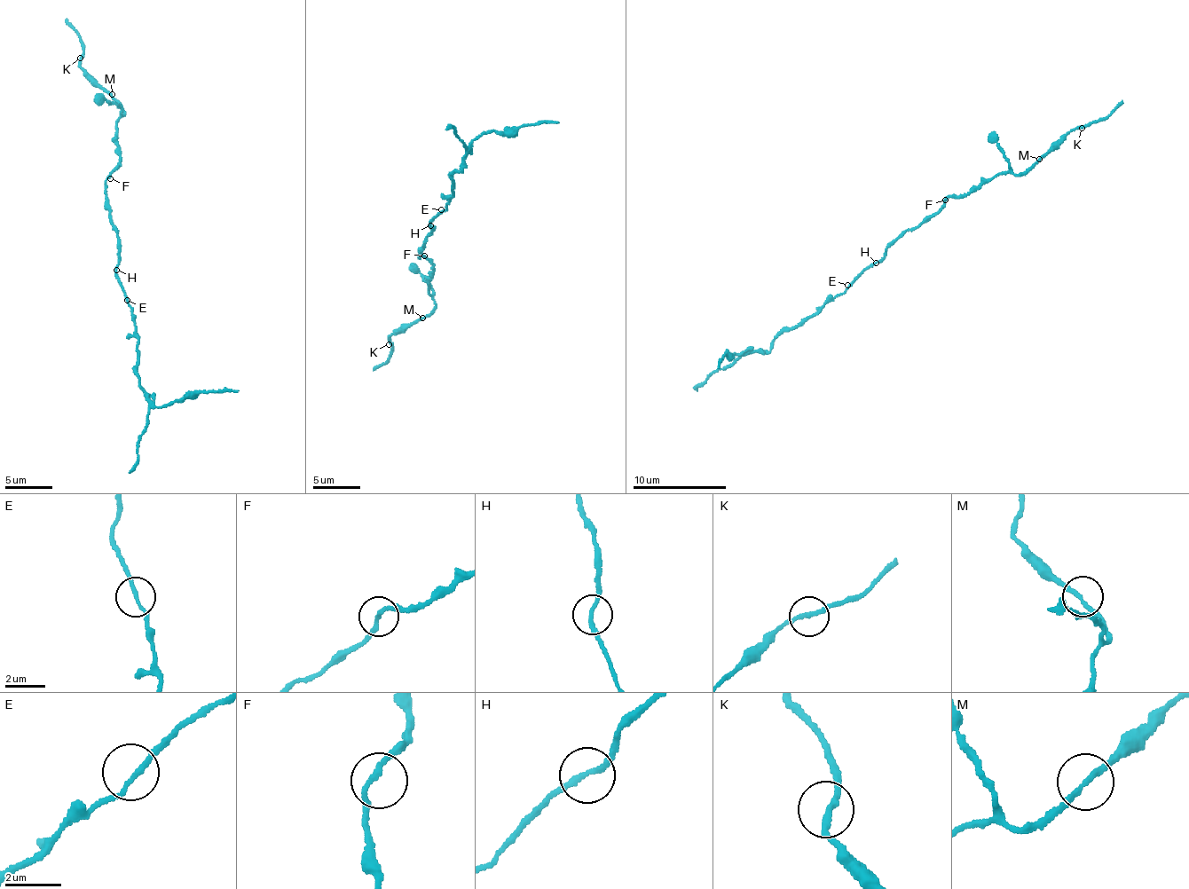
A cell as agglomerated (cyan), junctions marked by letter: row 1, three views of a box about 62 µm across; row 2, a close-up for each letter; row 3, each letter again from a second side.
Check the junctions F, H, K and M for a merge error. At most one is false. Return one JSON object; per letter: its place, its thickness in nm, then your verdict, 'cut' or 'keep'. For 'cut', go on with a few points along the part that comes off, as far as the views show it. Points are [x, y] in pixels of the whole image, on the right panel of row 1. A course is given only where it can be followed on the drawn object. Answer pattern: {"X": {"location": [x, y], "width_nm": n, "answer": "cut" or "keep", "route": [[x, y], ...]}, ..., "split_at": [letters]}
{"F": {"location": [945, 200], "width_nm": 180, "answer": "keep"}, "H": {"location": [876, 263], "width_nm": 180, "answer": "keep"}, "K": {"location": [1082, 128], "width_nm": 200, "answer": "keep"}, "M": {"location": [1039, 159], "width_nm": 190, "answer": "keep"}, "split_at": []}

